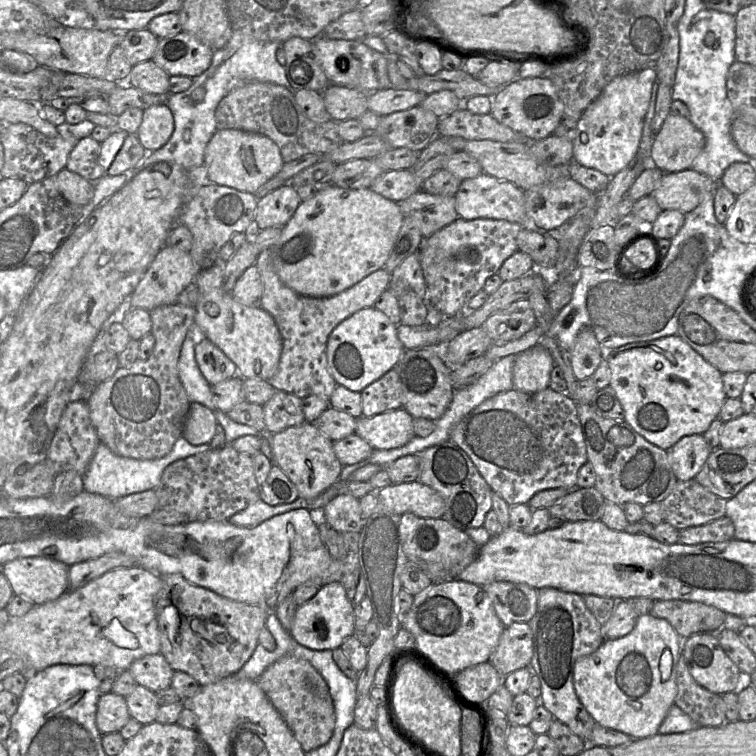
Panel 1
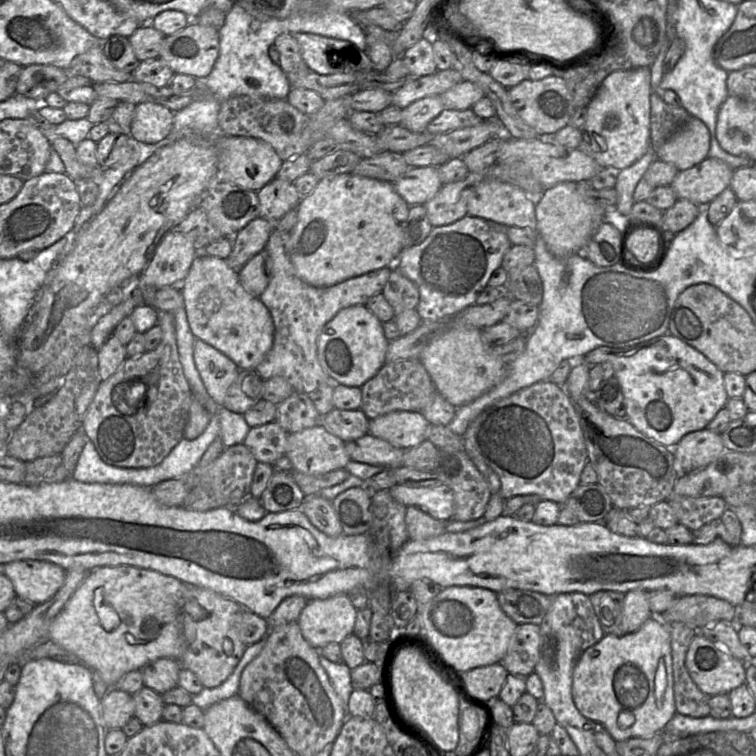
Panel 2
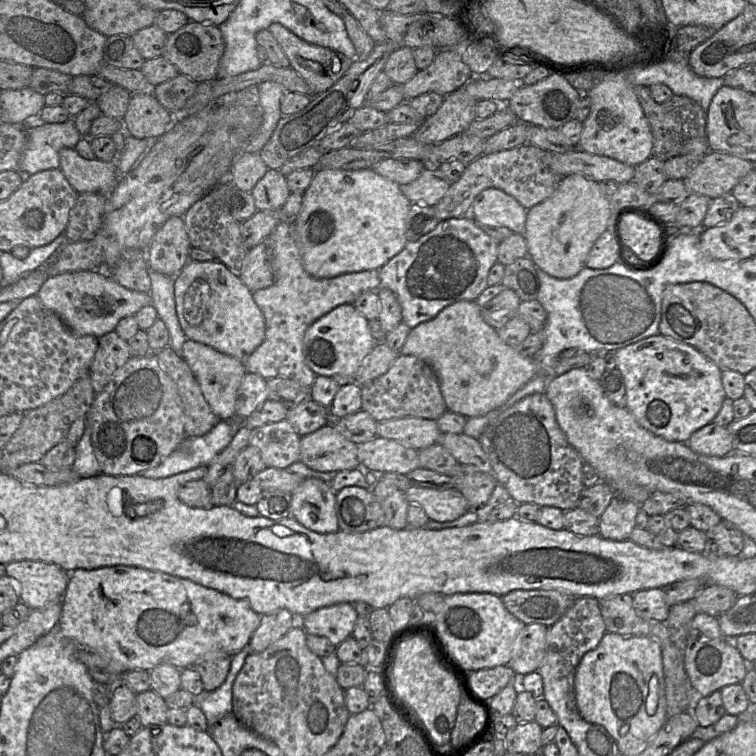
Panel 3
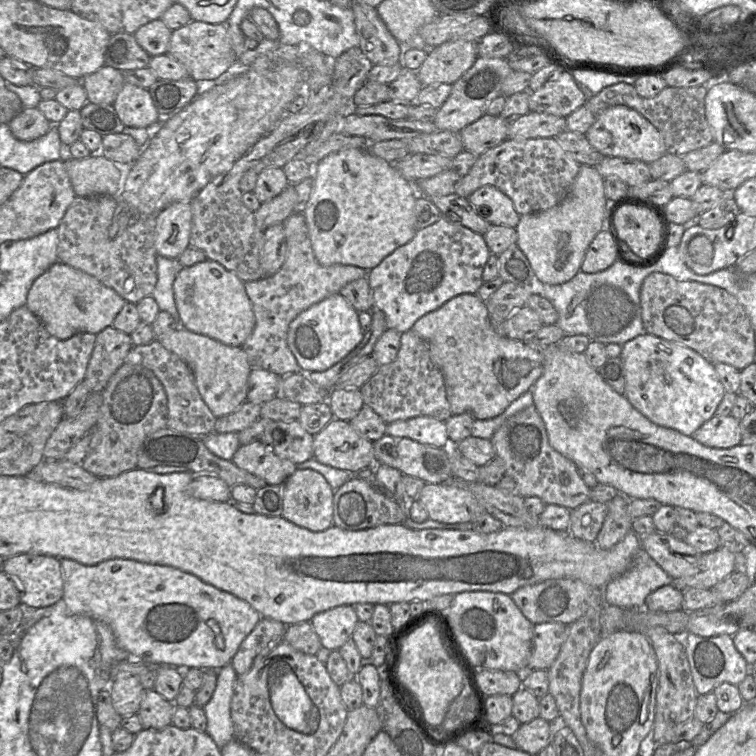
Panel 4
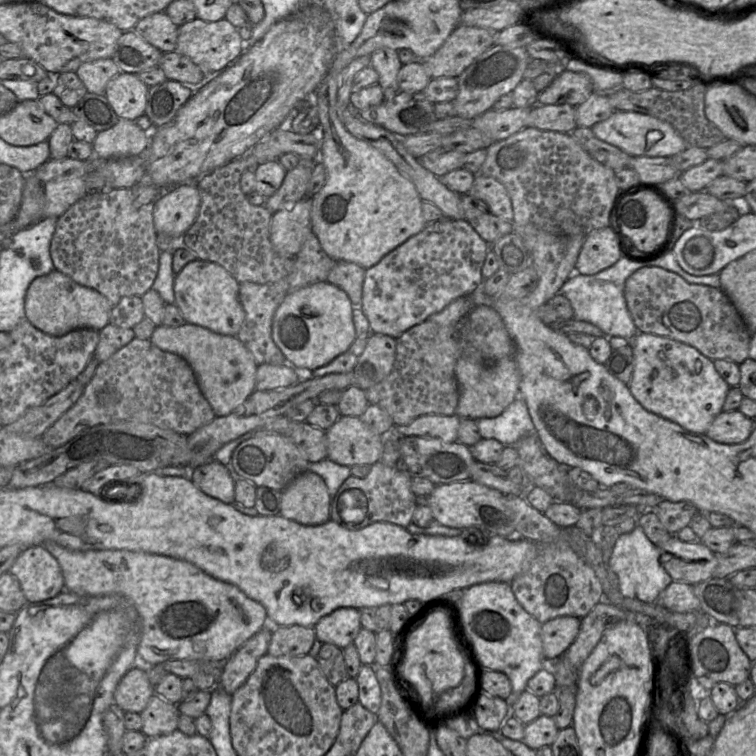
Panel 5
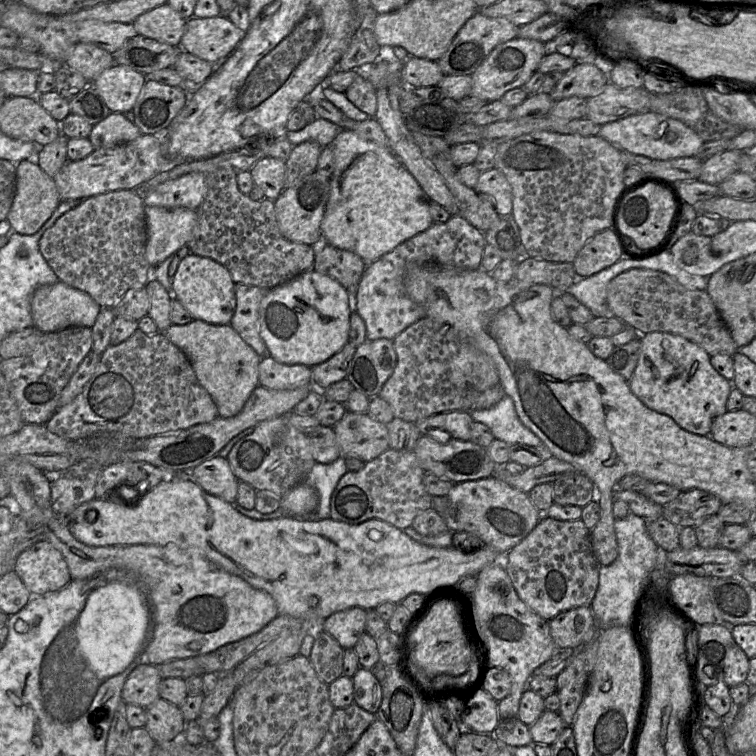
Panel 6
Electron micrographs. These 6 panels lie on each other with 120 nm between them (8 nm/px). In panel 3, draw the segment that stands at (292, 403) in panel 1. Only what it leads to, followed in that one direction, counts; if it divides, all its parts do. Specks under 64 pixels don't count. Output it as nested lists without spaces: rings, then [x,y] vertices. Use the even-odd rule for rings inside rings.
[[[305,400],[289,408],[286,420],[300,435],[308,435],[330,423],[329,408],[313,401]]]

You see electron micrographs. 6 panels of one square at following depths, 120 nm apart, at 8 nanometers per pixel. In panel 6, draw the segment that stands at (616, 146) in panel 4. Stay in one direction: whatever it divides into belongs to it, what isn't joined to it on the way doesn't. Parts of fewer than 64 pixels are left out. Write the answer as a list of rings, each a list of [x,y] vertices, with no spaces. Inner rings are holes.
[[[651,111],[603,124],[598,135],[626,152],[652,160],[692,157],[704,143],[703,139],[683,122]]]

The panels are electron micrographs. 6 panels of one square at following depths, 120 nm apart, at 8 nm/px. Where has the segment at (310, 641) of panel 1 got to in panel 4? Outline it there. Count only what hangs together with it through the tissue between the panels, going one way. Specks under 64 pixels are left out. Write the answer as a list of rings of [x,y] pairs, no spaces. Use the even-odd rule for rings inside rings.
[[[341,605],[317,613],[311,619],[323,647],[339,650],[351,637],[359,621],[354,605]]]

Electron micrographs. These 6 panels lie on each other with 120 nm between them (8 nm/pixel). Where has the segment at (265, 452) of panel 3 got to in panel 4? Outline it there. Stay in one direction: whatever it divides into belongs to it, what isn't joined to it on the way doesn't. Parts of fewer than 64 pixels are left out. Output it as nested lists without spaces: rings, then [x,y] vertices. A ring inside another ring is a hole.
[[[298,420],[273,421],[265,428],[260,441],[272,447],[278,457],[290,460],[296,465],[313,458],[314,436],[307,432]]]

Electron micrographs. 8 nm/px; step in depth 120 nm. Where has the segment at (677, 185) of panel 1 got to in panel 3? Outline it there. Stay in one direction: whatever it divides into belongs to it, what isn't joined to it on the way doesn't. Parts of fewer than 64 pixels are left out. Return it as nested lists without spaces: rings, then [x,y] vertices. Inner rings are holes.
[[[709,151],[685,179],[690,193],[715,199],[732,189],[753,170],[753,163],[725,152]]]

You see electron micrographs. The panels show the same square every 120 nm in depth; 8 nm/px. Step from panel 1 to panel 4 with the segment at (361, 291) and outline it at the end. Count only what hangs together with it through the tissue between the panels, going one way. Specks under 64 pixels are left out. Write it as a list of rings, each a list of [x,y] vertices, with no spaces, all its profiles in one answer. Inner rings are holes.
[[[294,212],[283,225],[288,249],[282,267],[271,276],[244,283],[255,315],[255,327],[242,348],[247,354],[252,369],[263,369],[280,376],[287,376],[303,372],[287,343],[290,323],[311,306],[333,294],[340,293],[348,283],[367,277],[368,271],[352,265],[320,264],[314,255],[304,213]]]

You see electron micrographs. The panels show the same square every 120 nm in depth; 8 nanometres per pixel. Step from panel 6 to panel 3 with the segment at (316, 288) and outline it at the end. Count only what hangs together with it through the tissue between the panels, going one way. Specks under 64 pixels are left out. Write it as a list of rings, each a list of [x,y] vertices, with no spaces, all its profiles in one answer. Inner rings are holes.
[[[353,304],[339,305],[319,318],[304,335],[303,352],[307,365],[317,375],[333,377],[341,383],[354,382],[362,361],[377,344],[368,321]]]

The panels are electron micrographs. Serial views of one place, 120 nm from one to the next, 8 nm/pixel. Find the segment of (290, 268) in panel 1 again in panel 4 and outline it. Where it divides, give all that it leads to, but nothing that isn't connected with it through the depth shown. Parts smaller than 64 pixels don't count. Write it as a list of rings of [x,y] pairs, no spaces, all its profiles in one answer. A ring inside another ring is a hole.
[[[350,148],[327,155],[319,164],[309,165],[314,176],[314,188],[304,216],[314,255],[320,264],[352,265],[371,271],[397,248],[414,238],[417,233],[415,205],[419,192],[393,164],[371,154],[367,148]]]

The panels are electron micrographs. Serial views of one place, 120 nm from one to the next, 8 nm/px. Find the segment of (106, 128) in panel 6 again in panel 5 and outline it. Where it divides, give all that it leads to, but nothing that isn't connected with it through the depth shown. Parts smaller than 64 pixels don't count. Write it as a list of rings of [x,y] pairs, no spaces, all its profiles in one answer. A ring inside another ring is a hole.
[[[119,118],[118,122],[110,129],[98,132],[92,143],[94,156],[100,159],[144,156],[149,148],[151,131],[145,131],[136,122]]]

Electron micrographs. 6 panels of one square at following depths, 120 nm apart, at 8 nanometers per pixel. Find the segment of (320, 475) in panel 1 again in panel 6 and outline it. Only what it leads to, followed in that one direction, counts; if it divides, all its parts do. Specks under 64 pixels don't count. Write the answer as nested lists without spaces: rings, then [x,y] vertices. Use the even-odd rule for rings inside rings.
[[[348,412],[333,426],[341,457],[356,457],[367,463],[390,449],[386,424],[376,421],[368,413]]]

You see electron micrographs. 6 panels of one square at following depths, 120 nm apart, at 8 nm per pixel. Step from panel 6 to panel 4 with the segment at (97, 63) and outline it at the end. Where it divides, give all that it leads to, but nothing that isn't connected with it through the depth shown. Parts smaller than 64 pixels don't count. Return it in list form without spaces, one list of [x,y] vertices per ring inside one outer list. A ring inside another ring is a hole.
[[[108,65],[85,76],[81,81],[87,93],[88,102],[107,105],[113,105],[125,84],[123,73]]]

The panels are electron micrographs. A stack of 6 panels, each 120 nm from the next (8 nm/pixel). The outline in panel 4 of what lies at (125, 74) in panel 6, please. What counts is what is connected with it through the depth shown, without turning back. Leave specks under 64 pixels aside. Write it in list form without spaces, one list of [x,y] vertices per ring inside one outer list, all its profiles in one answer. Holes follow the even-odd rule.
[[[125,83],[113,103],[126,127],[148,128],[160,119],[149,90]]]

